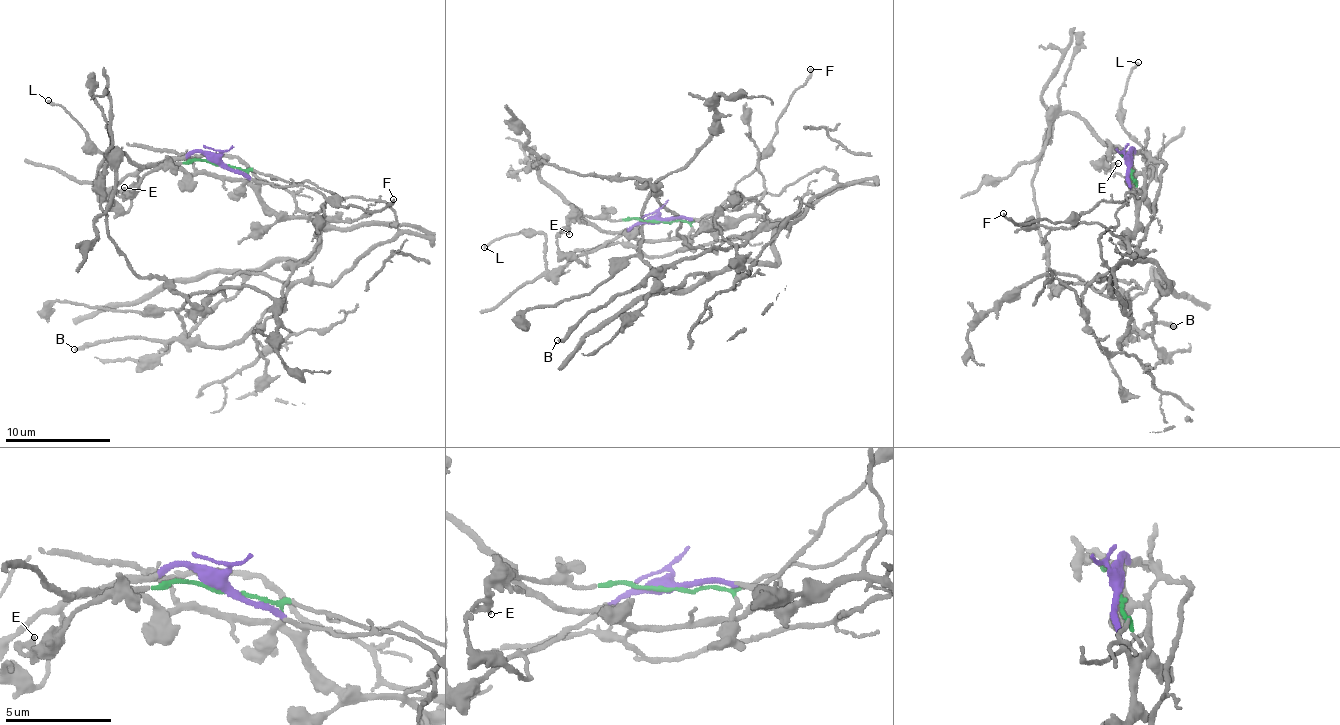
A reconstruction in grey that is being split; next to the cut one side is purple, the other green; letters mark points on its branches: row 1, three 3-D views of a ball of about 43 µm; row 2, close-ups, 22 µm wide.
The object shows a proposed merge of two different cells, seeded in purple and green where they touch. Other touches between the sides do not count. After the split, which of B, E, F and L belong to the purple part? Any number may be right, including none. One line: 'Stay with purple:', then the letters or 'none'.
Stay with purple: F, L

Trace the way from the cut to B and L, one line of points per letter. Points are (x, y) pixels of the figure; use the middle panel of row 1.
B: (658, 220), (741, 209), (819, 170), (835, 171), (840, 183), (789, 222), (653, 269), (557, 339)
L: (658, 220), (618, 233), (601, 247), (576, 255), (556, 268), (546, 268), (544, 235), (521, 229), (483, 247)

